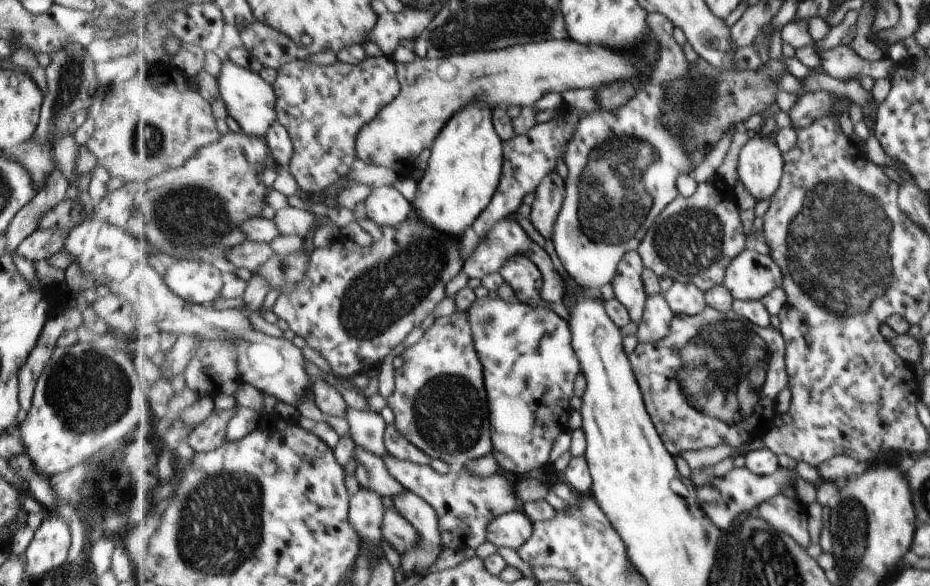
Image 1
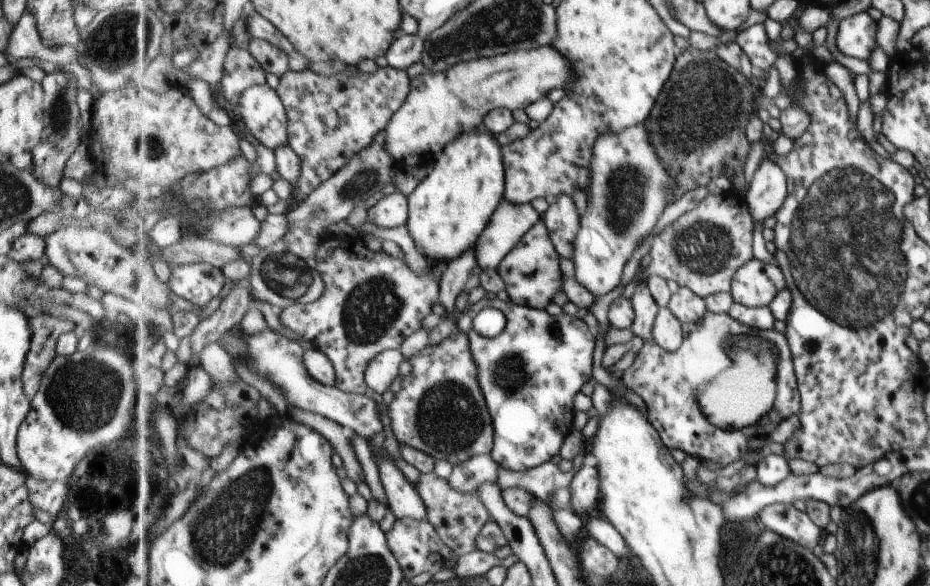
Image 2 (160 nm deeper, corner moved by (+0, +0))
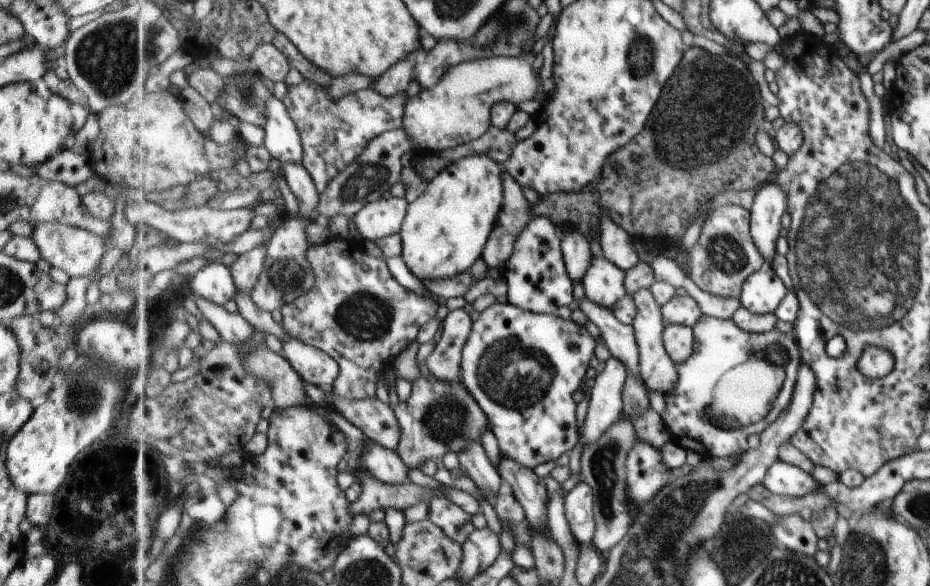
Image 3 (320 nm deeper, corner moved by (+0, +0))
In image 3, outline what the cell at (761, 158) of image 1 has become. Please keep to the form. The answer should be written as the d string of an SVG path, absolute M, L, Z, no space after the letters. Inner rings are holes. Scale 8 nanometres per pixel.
M769 182L756 192L750 209L752 236L766 262L777 256L777 240L781 236L781 220L788 212L789 194L781 182Z

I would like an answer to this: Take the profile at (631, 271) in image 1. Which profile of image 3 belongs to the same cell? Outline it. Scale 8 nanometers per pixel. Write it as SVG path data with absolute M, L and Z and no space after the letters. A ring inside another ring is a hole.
M650 289L639 290L633 298L638 308L638 314L632 326L634 327L640 351L642 378L650 390L661 393L664 396L677 386L679 374L677 374L676 364L669 357L669 352L665 349L664 331L667 325L664 322L662 307L657 303L656 296L653 295Z

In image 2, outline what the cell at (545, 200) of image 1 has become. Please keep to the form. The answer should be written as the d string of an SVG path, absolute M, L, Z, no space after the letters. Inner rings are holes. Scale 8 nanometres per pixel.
M559 194L556 198L542 214L542 219L557 253L563 258L572 260L575 252L573 242L581 228L580 215L571 196Z

